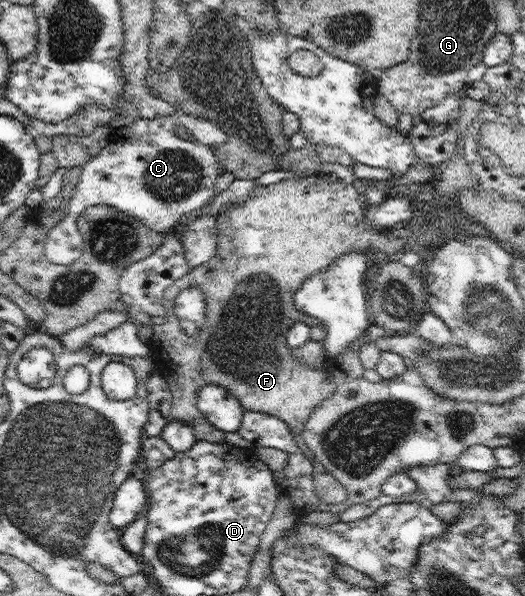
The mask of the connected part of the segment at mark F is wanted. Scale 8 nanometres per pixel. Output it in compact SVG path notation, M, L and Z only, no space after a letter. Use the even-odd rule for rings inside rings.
M322 176L285 178L273 186L256 185L238 208L228 209L228 212L216 217L216 255L204 265L190 270L190 273L173 282L164 291L163 305L167 312L167 322L151 327L153 336L149 345L152 355L172 393L170 419L189 424L194 429L197 441L224 443L224 432L212 424L205 423L204 416L197 407L198 393L202 386L212 383L223 386L239 399L244 409L268 413L278 417L280 421L285 421L300 451L314 462L316 470L313 475L313 487L318 496L328 504L344 502L348 495L346 487L317 460L305 443L302 431L312 411L323 400L329 399L337 386L333 381L330 366L307 367L292 356L292 348L287 345L287 333L295 323L314 323L312 317L296 310L293 299L308 277L326 272L344 254L379 250L399 260L411 249L408 246L408 237L390 238L374 229L366 219L366 212L368 206L364 192L343 182L326 182ZM191 286L201 288L205 294L205 319L208 323L203 333L194 338L184 334L179 317L173 309L178 293Z

